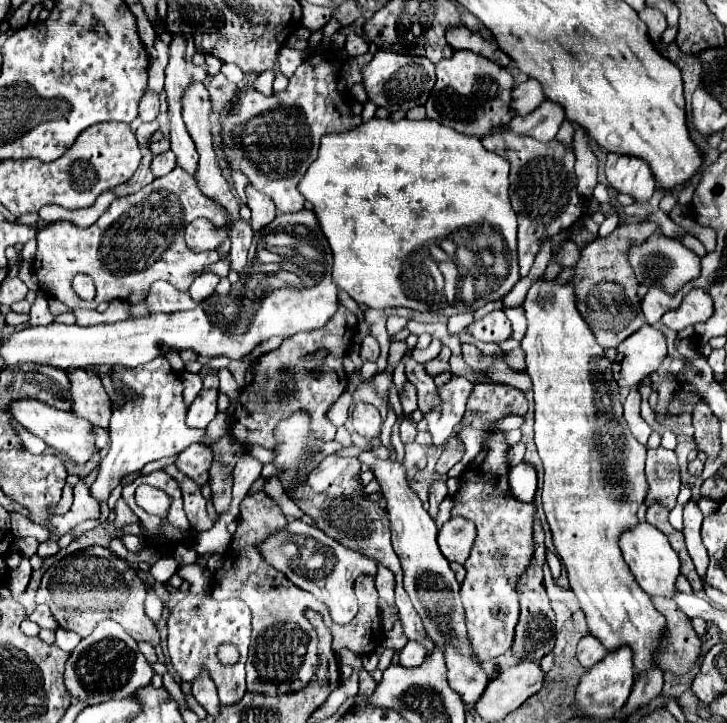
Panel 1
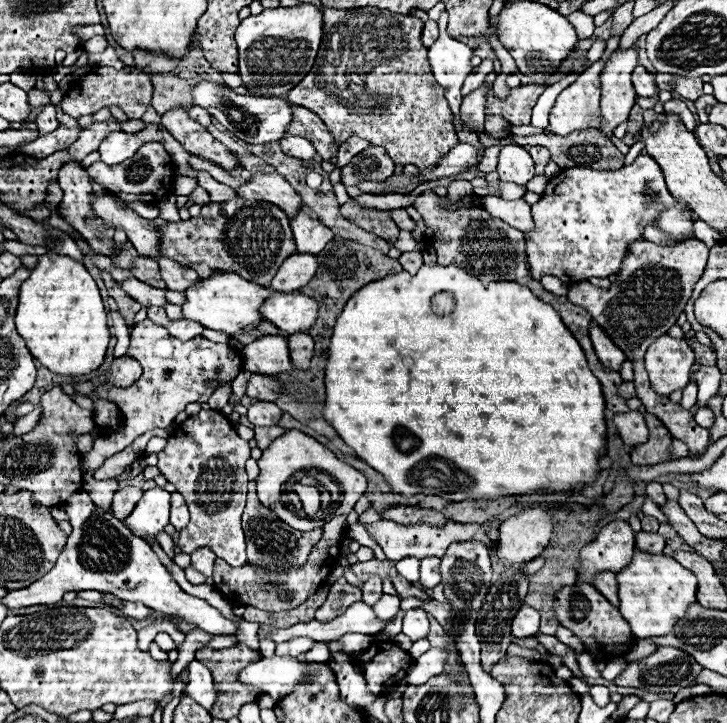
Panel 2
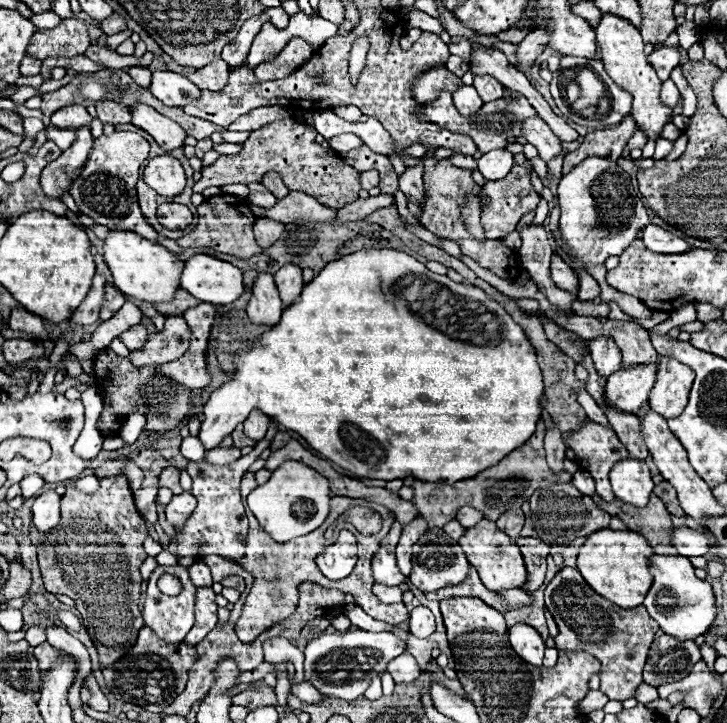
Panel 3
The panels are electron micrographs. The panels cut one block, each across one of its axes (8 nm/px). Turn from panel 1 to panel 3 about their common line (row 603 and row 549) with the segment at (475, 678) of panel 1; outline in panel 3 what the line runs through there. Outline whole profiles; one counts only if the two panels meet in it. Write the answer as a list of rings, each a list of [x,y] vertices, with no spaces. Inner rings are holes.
[[[428,528],[422,538],[412,546],[410,582],[422,592],[434,592],[444,586],[456,586],[466,578],[468,566],[470,564],[456,540],[452,540],[442,528]]]

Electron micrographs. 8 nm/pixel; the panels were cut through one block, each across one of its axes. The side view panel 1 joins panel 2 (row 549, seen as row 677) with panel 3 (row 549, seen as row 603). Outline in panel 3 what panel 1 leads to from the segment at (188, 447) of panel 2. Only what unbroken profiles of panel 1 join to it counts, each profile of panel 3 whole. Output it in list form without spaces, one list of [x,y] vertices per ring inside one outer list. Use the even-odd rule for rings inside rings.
[[[260,440],[254,450],[248,456],[242,456],[236,462],[230,462],[226,466],[214,466],[208,462],[190,462],[186,472],[192,476],[192,494],[198,500],[196,510],[186,520],[186,526],[182,532],[176,534],[178,544],[178,558],[182,556],[228,556],[228,558],[242,558],[244,556],[244,544],[248,534],[248,518],[240,496],[240,480],[248,472],[250,464],[258,460],[260,452],[270,448],[270,440]]]

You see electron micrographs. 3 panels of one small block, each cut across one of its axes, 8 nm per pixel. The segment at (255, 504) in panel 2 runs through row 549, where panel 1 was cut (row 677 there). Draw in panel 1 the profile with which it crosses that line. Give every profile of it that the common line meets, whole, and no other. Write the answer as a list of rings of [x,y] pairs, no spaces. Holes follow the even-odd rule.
[[[266,492],[246,496],[240,504],[238,530],[224,554],[222,568],[214,572],[212,580],[214,598],[240,598],[252,610],[252,644],[246,660],[250,694],[280,696],[298,692],[310,684],[318,668],[318,640],[304,612],[308,608],[318,610],[320,602],[310,592],[292,584],[280,570],[272,568],[258,550],[268,536],[286,526],[286,516]]]

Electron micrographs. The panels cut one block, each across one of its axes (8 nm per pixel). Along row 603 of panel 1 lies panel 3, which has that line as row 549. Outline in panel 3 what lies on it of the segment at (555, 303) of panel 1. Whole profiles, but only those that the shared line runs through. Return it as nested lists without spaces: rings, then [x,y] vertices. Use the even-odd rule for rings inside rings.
[[[604,528],[586,536],[586,542],[578,552],[578,570],[590,588],[594,588],[600,596],[612,600],[622,608],[634,608],[644,602],[644,596],[652,586],[652,574],[648,572],[650,554],[654,552],[642,534]]]

